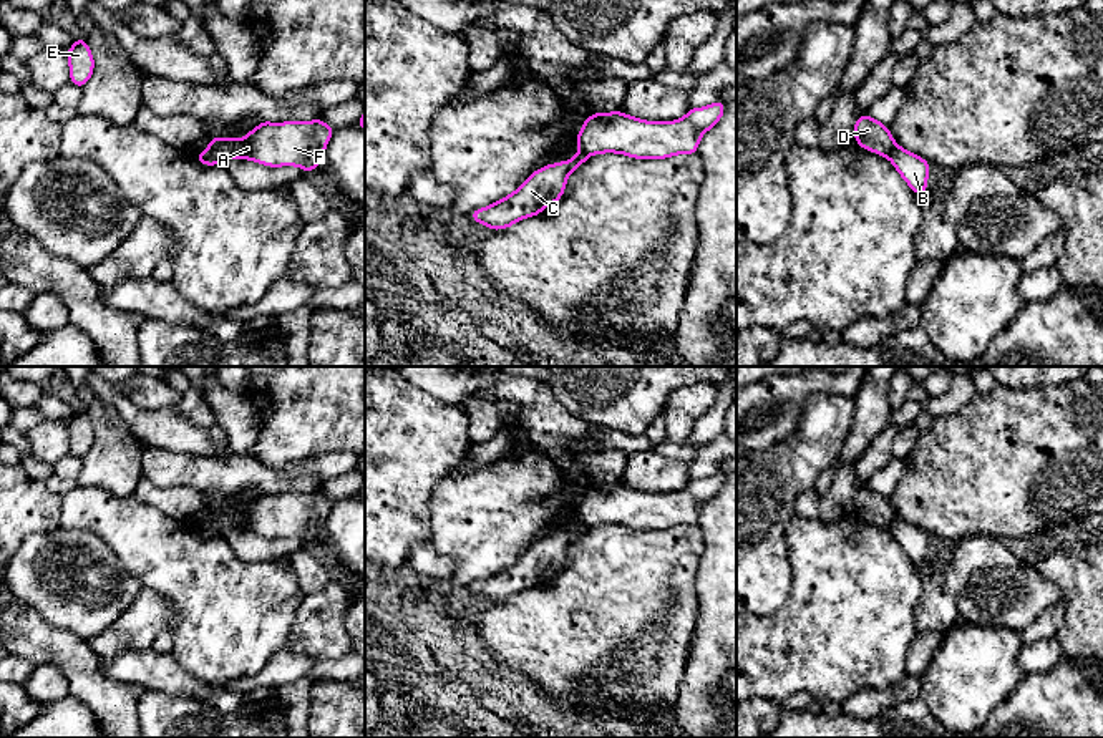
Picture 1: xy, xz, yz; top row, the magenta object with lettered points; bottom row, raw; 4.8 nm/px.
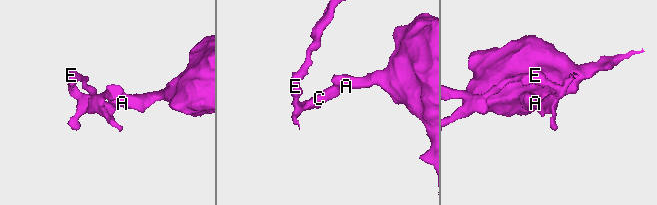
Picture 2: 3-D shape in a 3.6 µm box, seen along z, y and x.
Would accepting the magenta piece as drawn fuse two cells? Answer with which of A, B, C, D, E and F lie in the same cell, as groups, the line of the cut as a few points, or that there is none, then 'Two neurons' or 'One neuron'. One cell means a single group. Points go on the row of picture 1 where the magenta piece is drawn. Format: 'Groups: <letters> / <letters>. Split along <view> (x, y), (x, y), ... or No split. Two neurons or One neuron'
Groups: A D F / B C E. Split along xy (209, 145), (223, 161). Two neurons

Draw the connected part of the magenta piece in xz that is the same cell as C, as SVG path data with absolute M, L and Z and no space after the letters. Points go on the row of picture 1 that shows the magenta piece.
M579 149L569 161L547 164L534 171L514 192L488 207L469 212L469 217L491 231L499 231L511 227L517 221L539 216L542 209L556 204L562 197L567 177L587 158Z

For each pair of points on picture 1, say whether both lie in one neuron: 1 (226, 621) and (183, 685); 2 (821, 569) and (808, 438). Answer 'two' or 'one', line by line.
1: two
2: two

